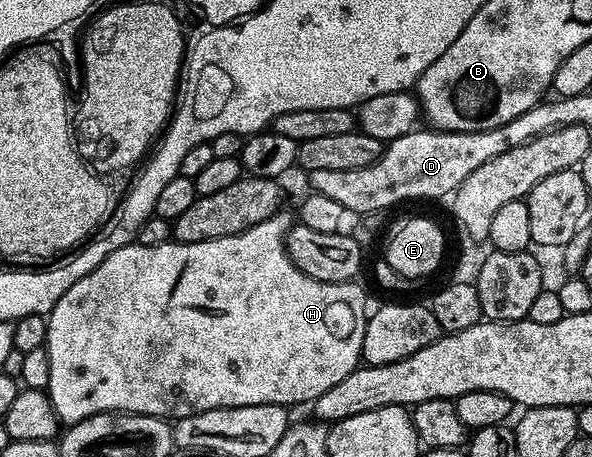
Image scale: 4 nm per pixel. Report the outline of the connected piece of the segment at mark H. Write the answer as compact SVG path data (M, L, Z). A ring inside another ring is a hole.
M280 210L267 221L229 237L213 238L192 244L168 242L161 246L141 246L137 242L132 242L123 248L113 250L104 257L97 270L85 274L81 282L69 286L69 290L65 290L65 294L61 294L61 298L55 301L53 310L47 316L45 345L49 358L49 382L45 391L47 397L51 399L51 405L60 425L79 424L99 412L178 418L214 408L233 406L257 406L276 402L310 405L318 396L325 394L325 390L337 386L337 382L341 382L345 374L360 367L365 326L369 315L367 296L363 293L359 282L330 284L309 278L309 274L297 270L295 263L287 257L285 239L292 223L292 213L290 216L287 210Z

